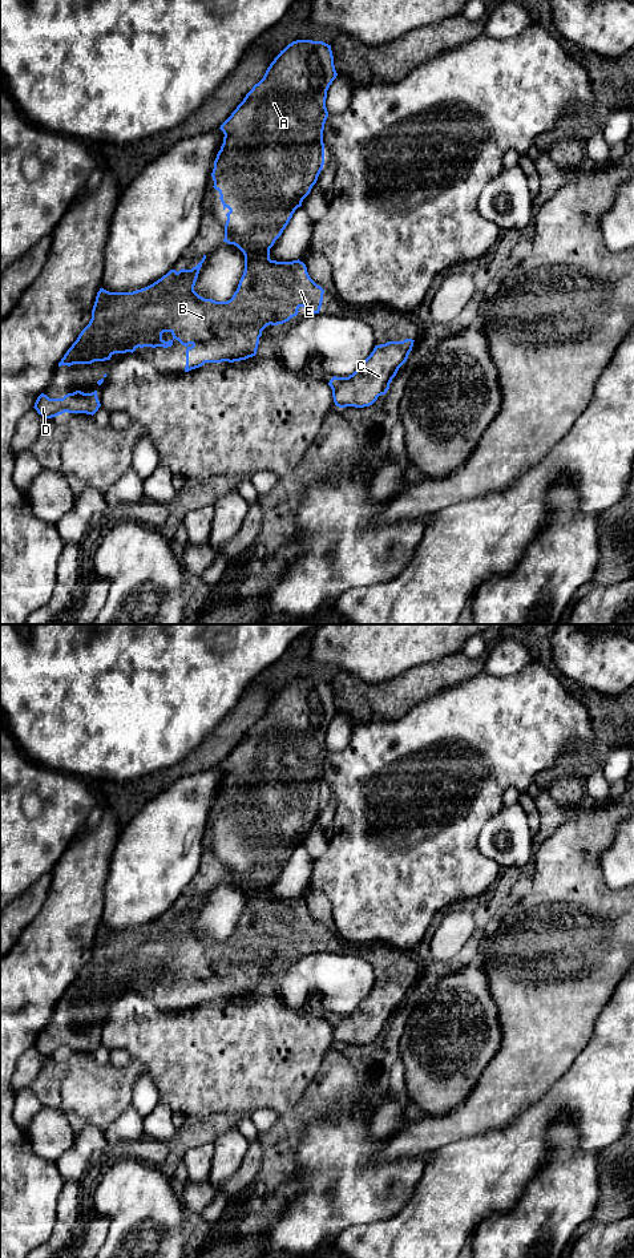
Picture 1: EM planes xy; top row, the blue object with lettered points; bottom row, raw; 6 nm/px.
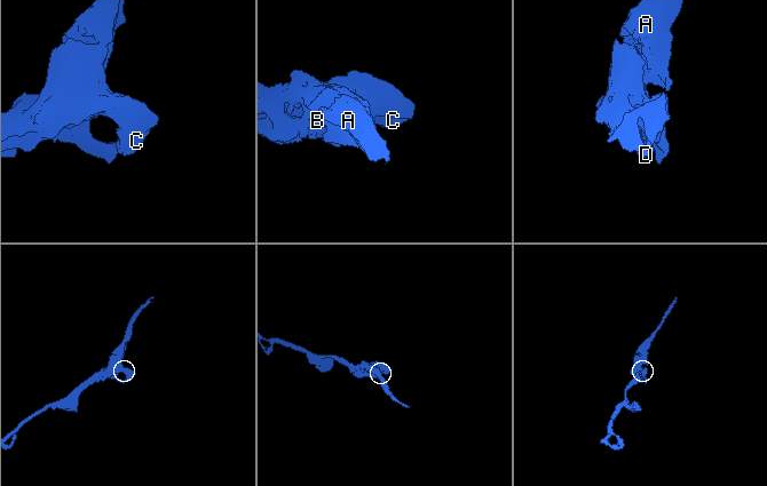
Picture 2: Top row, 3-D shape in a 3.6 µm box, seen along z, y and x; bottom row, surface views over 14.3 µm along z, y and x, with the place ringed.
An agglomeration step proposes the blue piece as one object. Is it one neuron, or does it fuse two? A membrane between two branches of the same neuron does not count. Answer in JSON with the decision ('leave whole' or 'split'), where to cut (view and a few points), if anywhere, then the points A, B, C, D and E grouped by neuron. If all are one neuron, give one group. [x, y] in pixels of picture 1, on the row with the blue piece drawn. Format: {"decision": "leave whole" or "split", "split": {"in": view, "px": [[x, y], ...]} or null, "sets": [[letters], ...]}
{"decision": "leave whole", "split": null, "sets": [["A", "B", "C", "D", "E"]]}

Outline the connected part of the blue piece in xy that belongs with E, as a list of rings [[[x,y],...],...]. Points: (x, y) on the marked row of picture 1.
[[[312,40],[292,41],[219,128],[225,137],[211,177],[223,210],[230,210],[223,242],[237,246],[245,255],[245,271],[233,298],[215,302],[194,291],[206,255],[191,270],[170,270],[153,284],[133,292],[100,288],[89,324],[58,367],[105,361],[114,353],[133,353],[138,347],[167,348],[175,339],[187,348],[185,372],[189,372],[205,363],[234,363],[255,356],[262,331],[270,324],[288,321],[300,307],[319,314],[324,290],[310,278],[306,264],[299,259],[271,260],[270,248],[323,169],[323,130],[328,117],[326,98],[336,76],[331,45]]]

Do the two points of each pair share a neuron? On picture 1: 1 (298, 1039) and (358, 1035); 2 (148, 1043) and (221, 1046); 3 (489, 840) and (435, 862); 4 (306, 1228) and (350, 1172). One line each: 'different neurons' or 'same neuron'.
1: different neurons
2: same neuron
3: different neurons
4: same neuron

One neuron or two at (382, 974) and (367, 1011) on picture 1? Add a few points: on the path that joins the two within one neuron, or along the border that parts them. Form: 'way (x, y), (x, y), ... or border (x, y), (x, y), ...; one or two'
way (382, 983), (382, 996), (376, 1002); one

